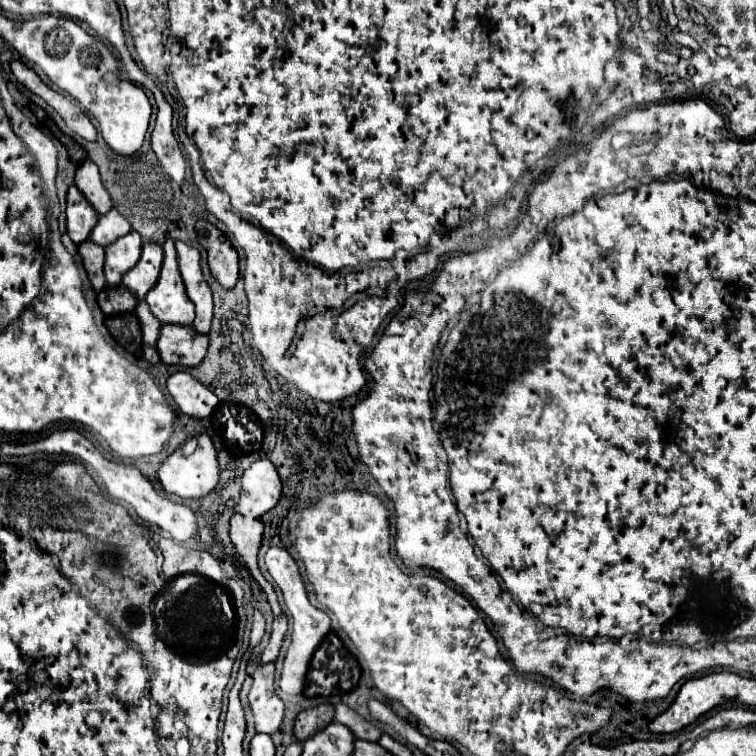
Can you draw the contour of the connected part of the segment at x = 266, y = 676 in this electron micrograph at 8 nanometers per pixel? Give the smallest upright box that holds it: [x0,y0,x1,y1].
[249,666,283,734]

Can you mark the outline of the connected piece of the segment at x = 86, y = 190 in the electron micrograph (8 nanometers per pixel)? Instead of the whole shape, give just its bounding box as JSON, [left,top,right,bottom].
[75,160,111,216]

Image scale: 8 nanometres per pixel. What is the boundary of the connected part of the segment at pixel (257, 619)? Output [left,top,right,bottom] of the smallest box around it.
[249,610,265,644]

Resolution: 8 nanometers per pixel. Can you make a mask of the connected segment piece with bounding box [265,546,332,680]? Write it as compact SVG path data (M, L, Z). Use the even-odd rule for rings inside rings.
M273 546L265 554L265 566L267 566L267 572L271 574L271 578L275 580L275 584L281 588L285 604L287 604L291 616L293 616L293 634L291 636L293 636L293 644L295 646L287 650L287 656L283 660L283 676L285 676L285 662L289 662L287 666L293 672L291 676L295 680L297 678L303 680L305 672L307 672L307 666L310 664L311 656L315 652L315 644L319 646L319 642L329 634L329 630L332 630L332 628L330 615L315 607L309 600L306 583L302 576L299 576L299 566L295 561L297 555L296 546L291 546L291 554L285 548L275 548Z

